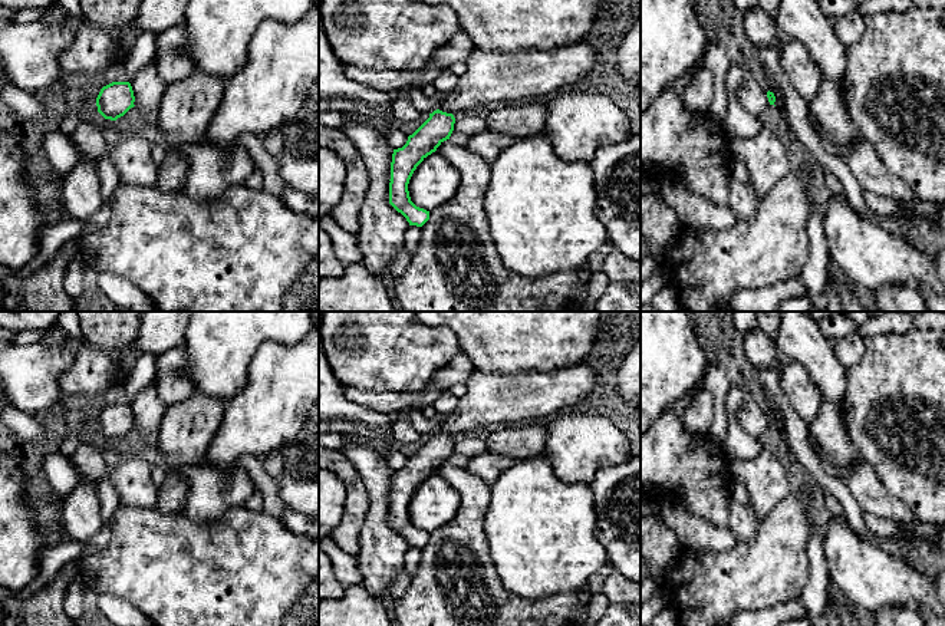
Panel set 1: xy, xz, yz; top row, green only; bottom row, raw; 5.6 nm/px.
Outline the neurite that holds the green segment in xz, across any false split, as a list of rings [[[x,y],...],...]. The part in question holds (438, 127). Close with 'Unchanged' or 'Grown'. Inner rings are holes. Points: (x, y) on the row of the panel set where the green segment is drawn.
[[[577,42],[560,49],[526,49],[526,50],[484,50],[474,47],[467,72],[460,76],[458,85],[447,96],[441,98],[437,111],[408,136],[402,148],[394,149],[391,162],[389,204],[401,212],[409,225],[422,227],[429,220],[429,211],[416,207],[409,197],[408,184],[416,167],[447,139],[450,139],[455,118],[460,111],[480,111],[491,102],[531,101],[539,96],[550,96],[557,89],[577,83],[595,66],[596,49],[590,43]]]. Grown

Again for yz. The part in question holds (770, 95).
[[[753,78],[738,86],[737,99],[744,111],[754,116],[758,116],[768,105],[776,102],[774,93],[770,90],[765,93]]]. Grown

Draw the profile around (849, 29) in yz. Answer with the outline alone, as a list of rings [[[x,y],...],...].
[[[852,11],[837,19],[833,24],[834,33],[843,46],[852,46],[860,40],[865,33],[865,16]]]

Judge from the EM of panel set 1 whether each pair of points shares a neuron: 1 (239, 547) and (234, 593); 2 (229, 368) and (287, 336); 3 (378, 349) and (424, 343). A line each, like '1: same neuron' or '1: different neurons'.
1: same neuron
2: same neuron
3: same neuron

